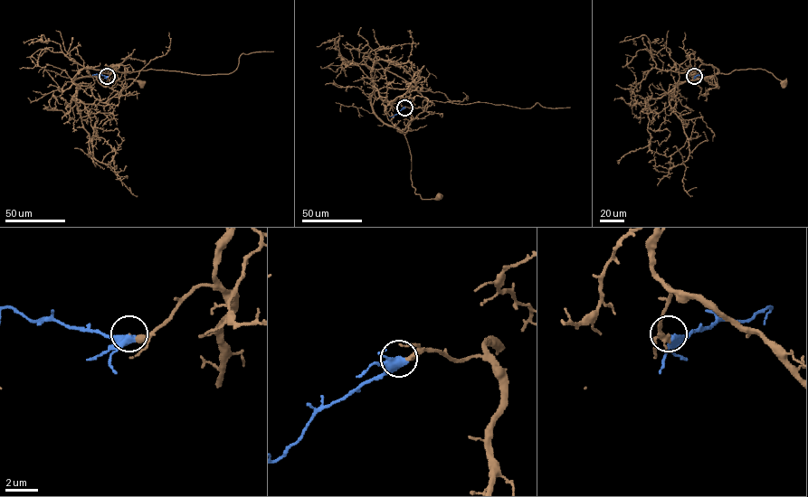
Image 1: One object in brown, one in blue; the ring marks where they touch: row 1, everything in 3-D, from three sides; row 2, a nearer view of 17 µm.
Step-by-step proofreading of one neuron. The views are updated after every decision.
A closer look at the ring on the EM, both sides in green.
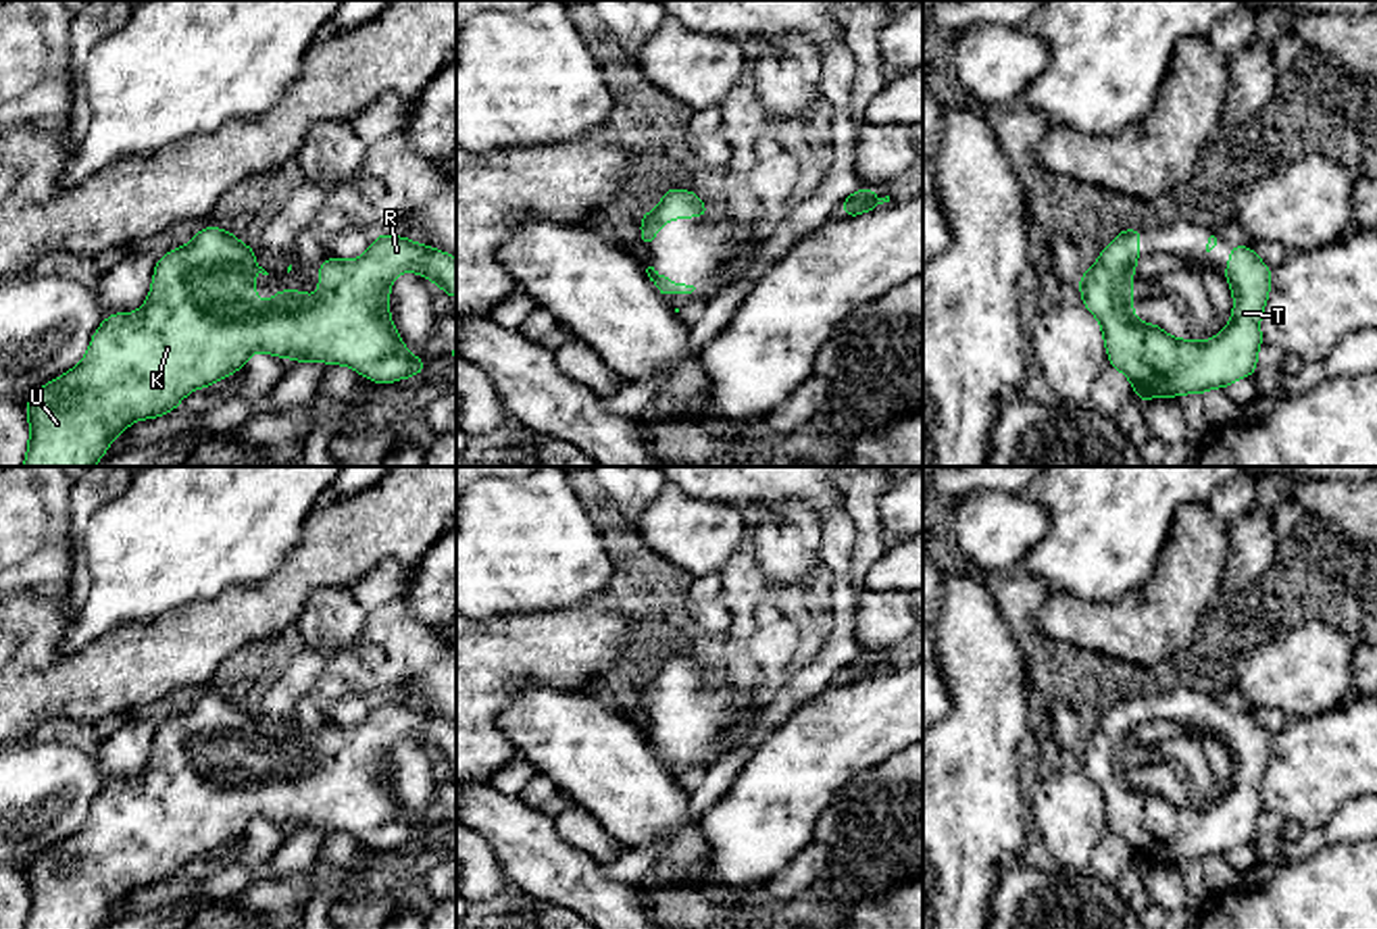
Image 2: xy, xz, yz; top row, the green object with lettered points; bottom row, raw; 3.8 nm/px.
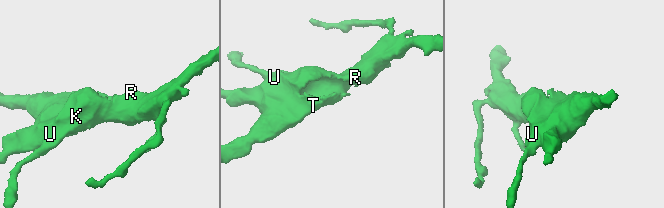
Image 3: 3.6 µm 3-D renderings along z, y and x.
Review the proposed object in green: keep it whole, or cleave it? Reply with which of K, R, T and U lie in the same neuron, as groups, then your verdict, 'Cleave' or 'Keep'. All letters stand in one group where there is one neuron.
Groups: K R T U. Keep

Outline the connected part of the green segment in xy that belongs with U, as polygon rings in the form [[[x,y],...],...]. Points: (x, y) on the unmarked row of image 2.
[[[204,692],[198,702],[165,723],[156,725],[148,767],[137,779],[108,781],[94,798],[87,821],[69,839],[37,854],[23,871],[29,885],[29,912],[23,929],[98,929],[110,908],[140,885],[156,885],[173,879],[194,856],[208,854],[235,837],[256,819],[294,829],[317,827],[346,831],[373,850],[394,850],[427,839],[421,823],[410,821],[390,783],[390,754],[404,737],[415,737],[435,748],[448,764],[456,764],[456,725],[437,714],[417,710],[408,704],[377,700],[371,714],[354,727],[329,723],[319,731],[319,760],[310,767],[300,756],[275,756],[262,771],[256,767],[254,742],[269,742],[254,729],[256,714],[244,712],[227,696]]]

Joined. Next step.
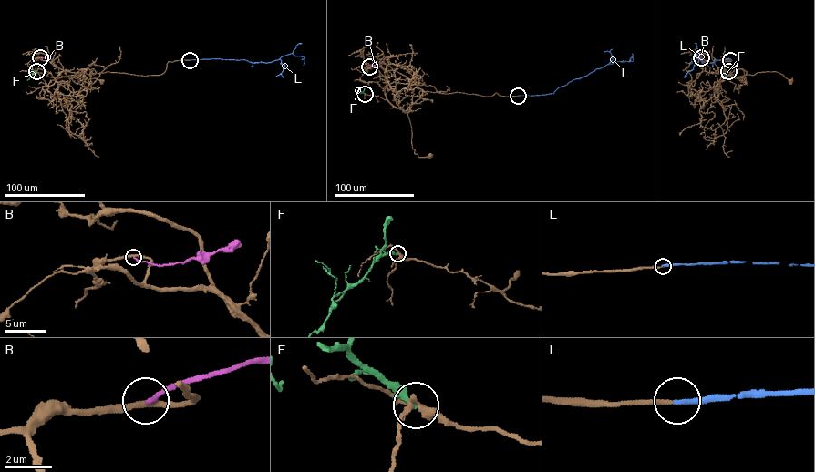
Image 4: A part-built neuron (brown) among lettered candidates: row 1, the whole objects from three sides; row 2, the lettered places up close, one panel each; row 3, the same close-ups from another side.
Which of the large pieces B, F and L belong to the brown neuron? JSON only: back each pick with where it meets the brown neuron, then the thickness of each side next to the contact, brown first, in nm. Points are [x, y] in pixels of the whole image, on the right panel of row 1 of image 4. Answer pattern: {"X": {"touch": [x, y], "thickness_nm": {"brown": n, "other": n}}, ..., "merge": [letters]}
{"L": {"touch": [730, 60], "thickness_nm": {"brown": 170, "other": 240}}, "merge": ["L"]}

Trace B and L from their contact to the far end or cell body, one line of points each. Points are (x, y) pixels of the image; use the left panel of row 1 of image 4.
B: (40, 57), (51, 56)
L: (189, 60), (219, 58), (266, 63), (292, 53), (304, 57), (304, 65)

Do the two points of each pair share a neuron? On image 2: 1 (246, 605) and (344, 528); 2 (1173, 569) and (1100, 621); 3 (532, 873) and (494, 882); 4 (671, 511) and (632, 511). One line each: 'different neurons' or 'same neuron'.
1: same neuron
2: same neuron
3: different neurons
4: different neurons

